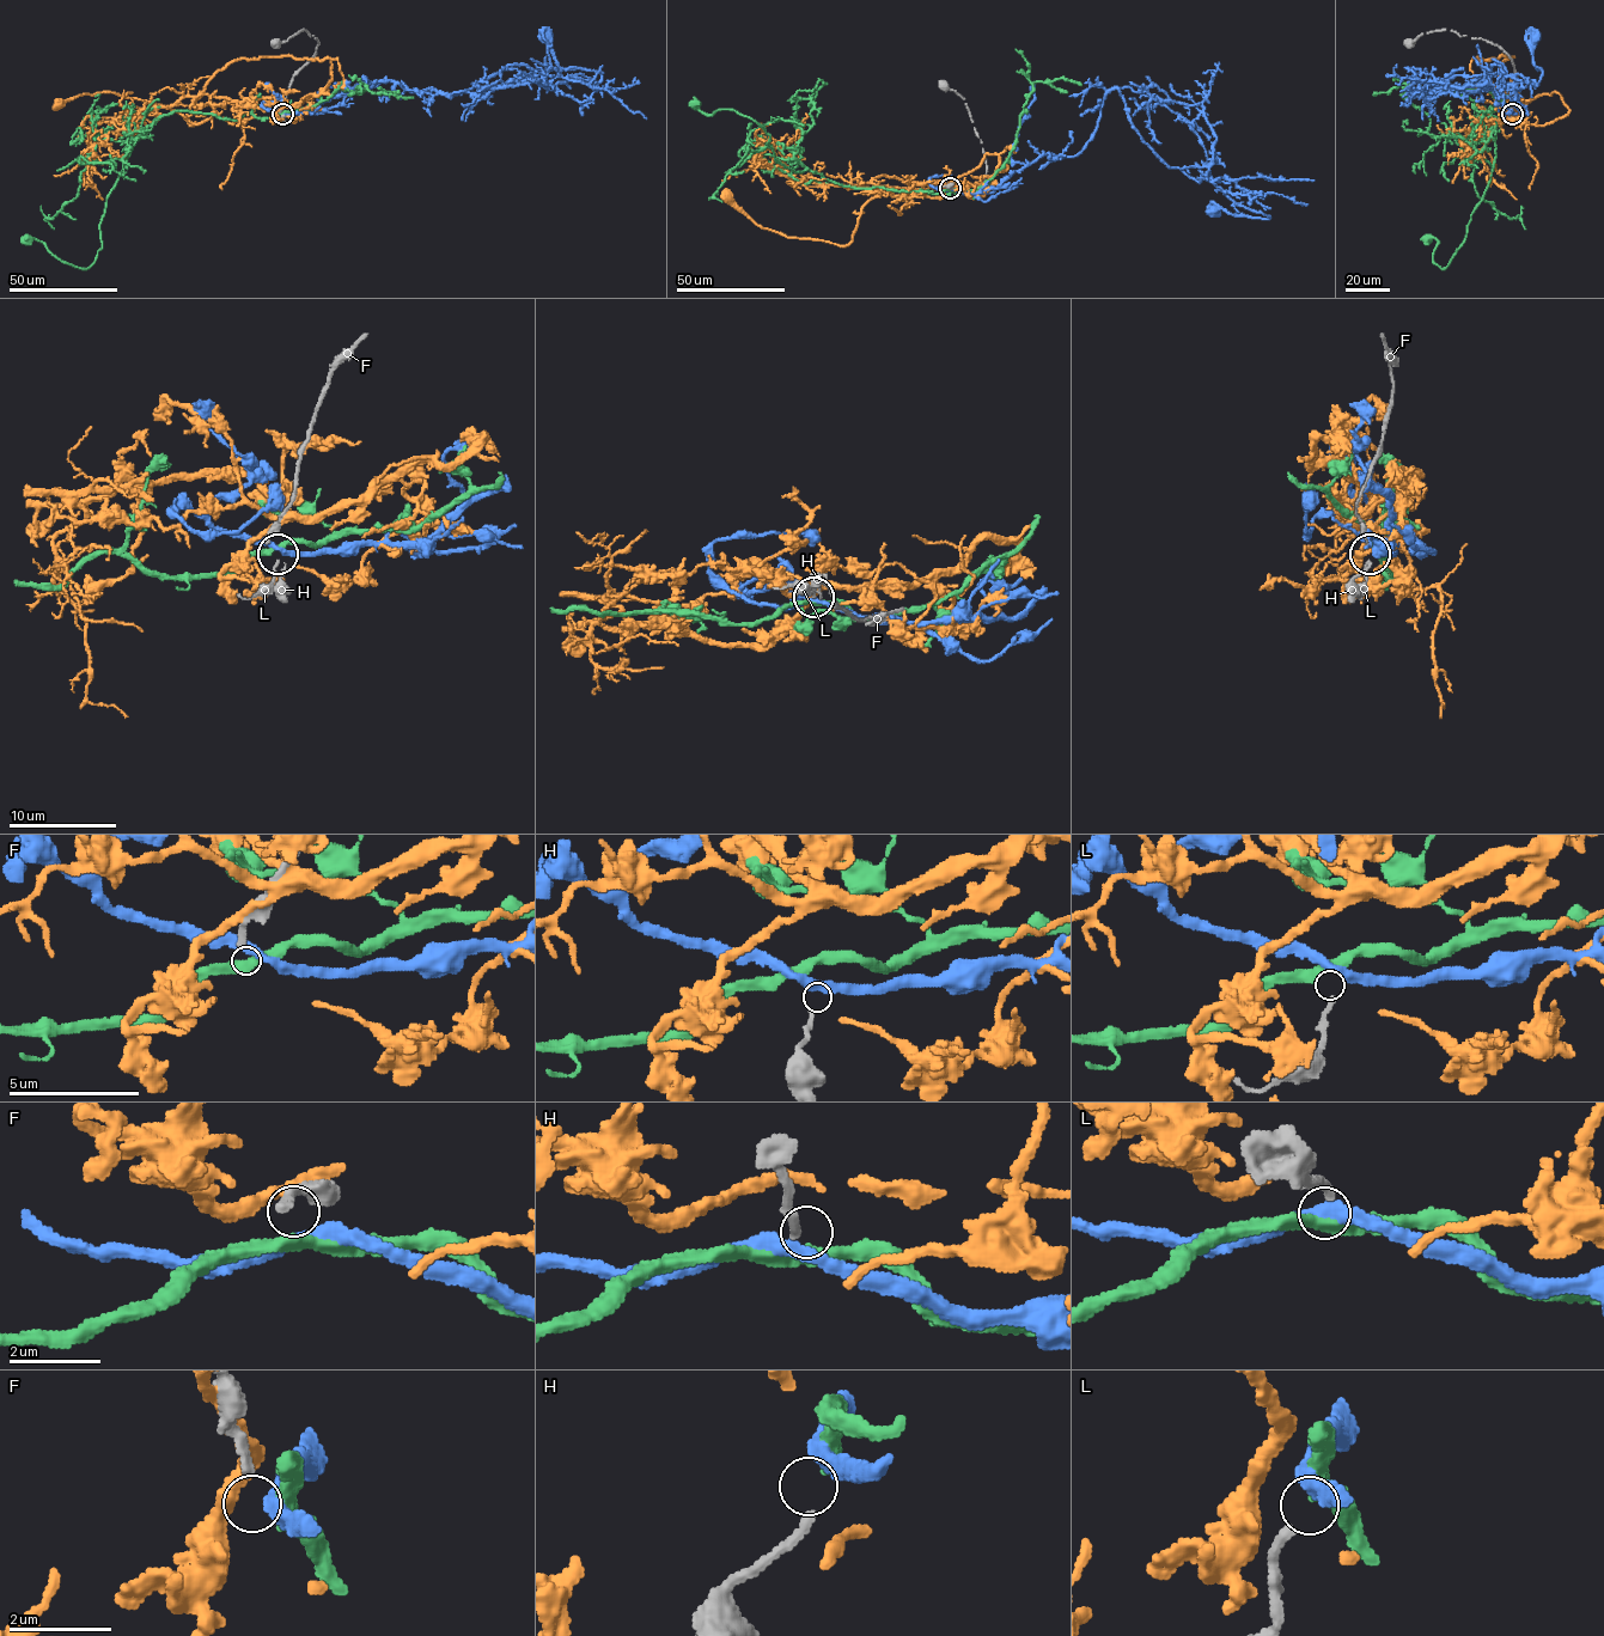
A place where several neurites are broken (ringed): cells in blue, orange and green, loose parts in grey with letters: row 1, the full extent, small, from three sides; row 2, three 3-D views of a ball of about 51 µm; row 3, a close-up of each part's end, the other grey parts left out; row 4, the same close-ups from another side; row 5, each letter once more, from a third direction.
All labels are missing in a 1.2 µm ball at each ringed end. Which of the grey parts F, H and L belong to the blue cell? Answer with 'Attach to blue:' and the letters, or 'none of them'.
Attach to blue: H

